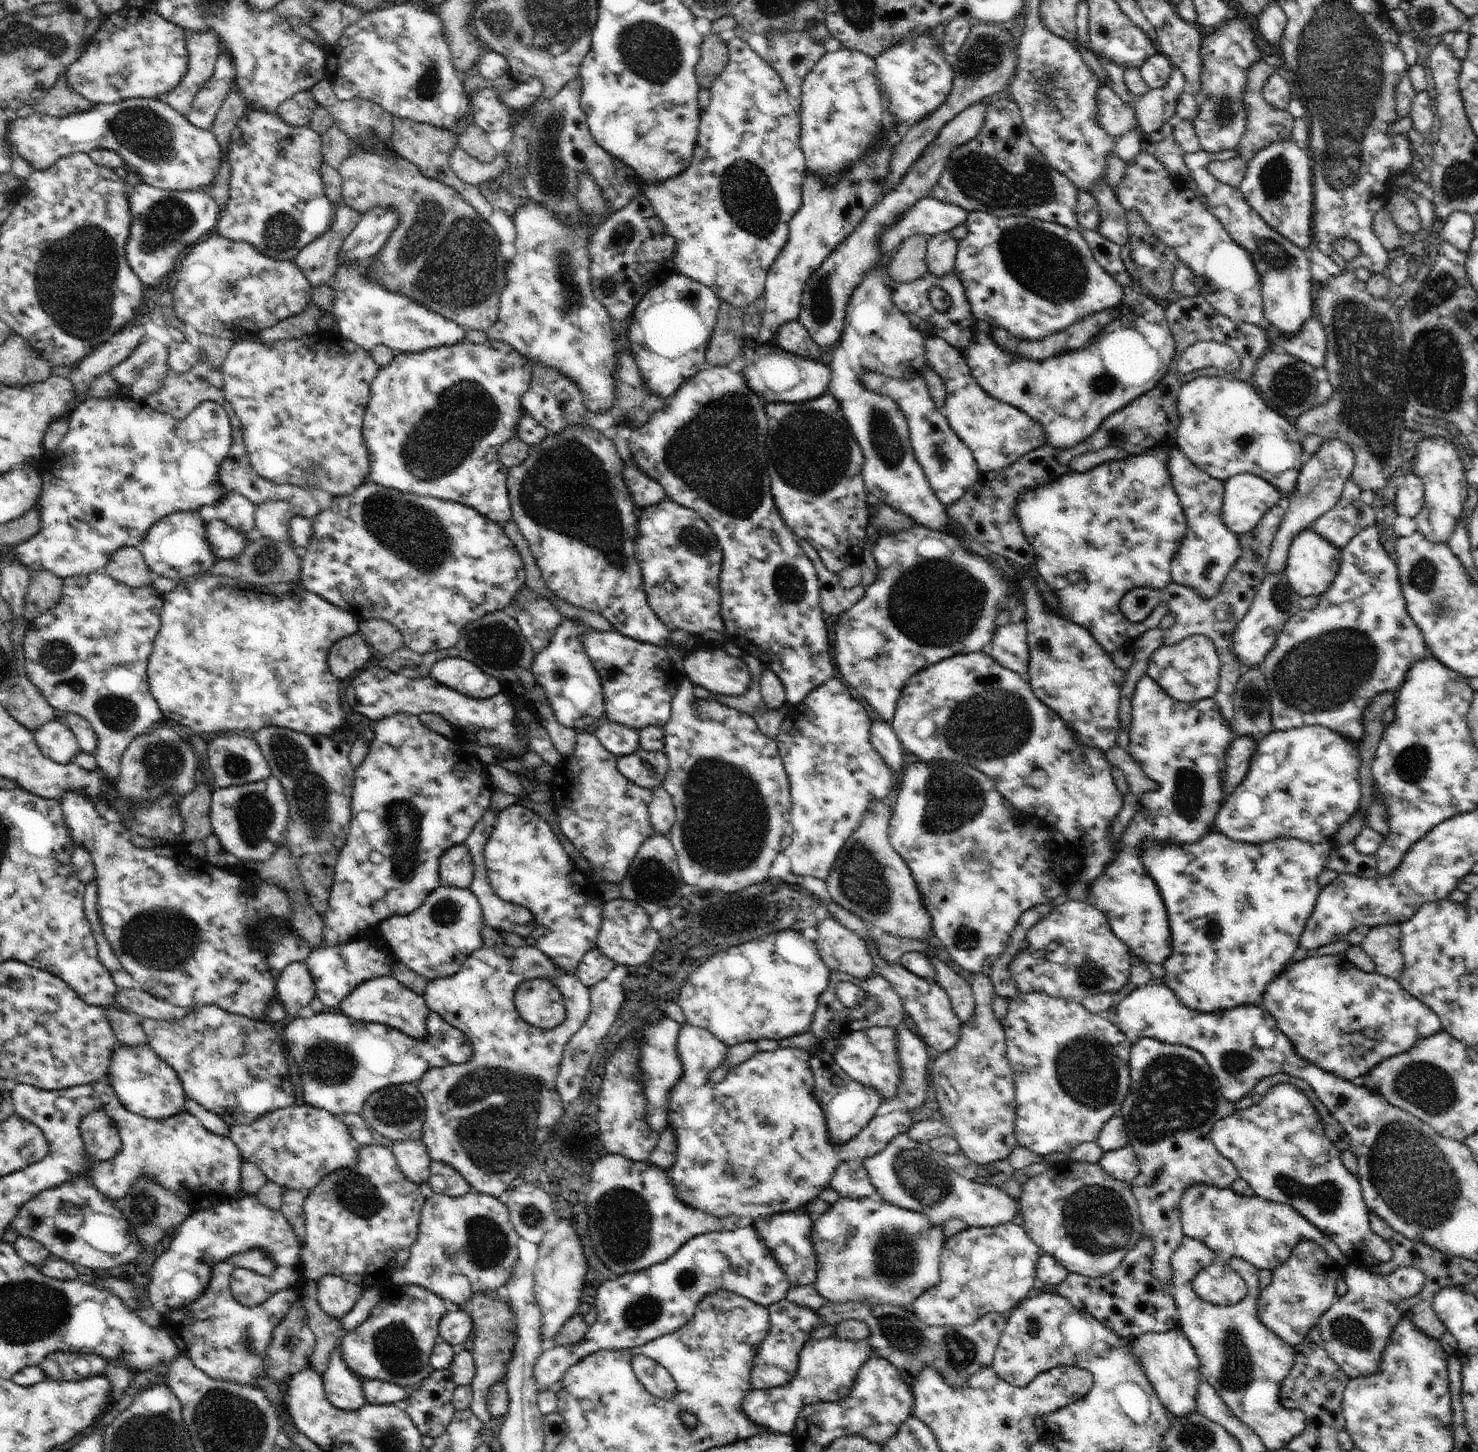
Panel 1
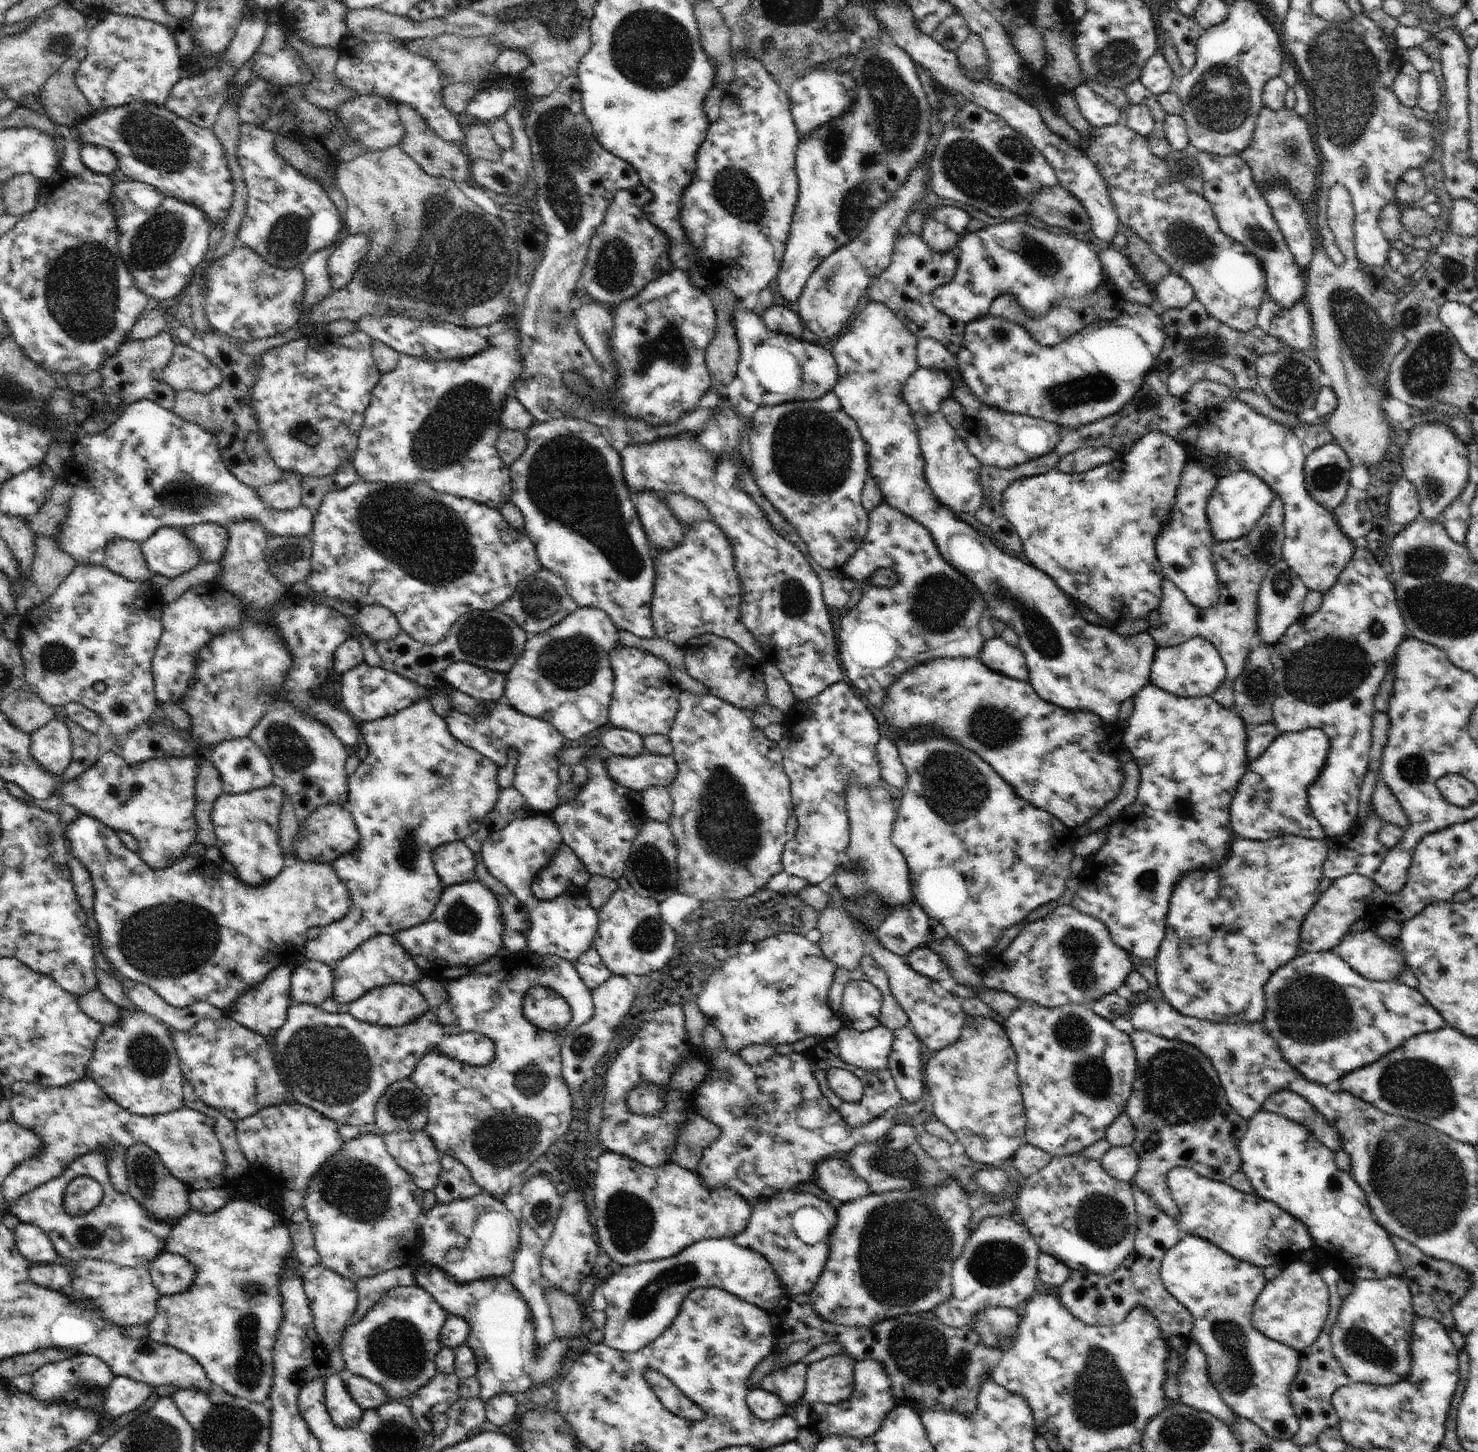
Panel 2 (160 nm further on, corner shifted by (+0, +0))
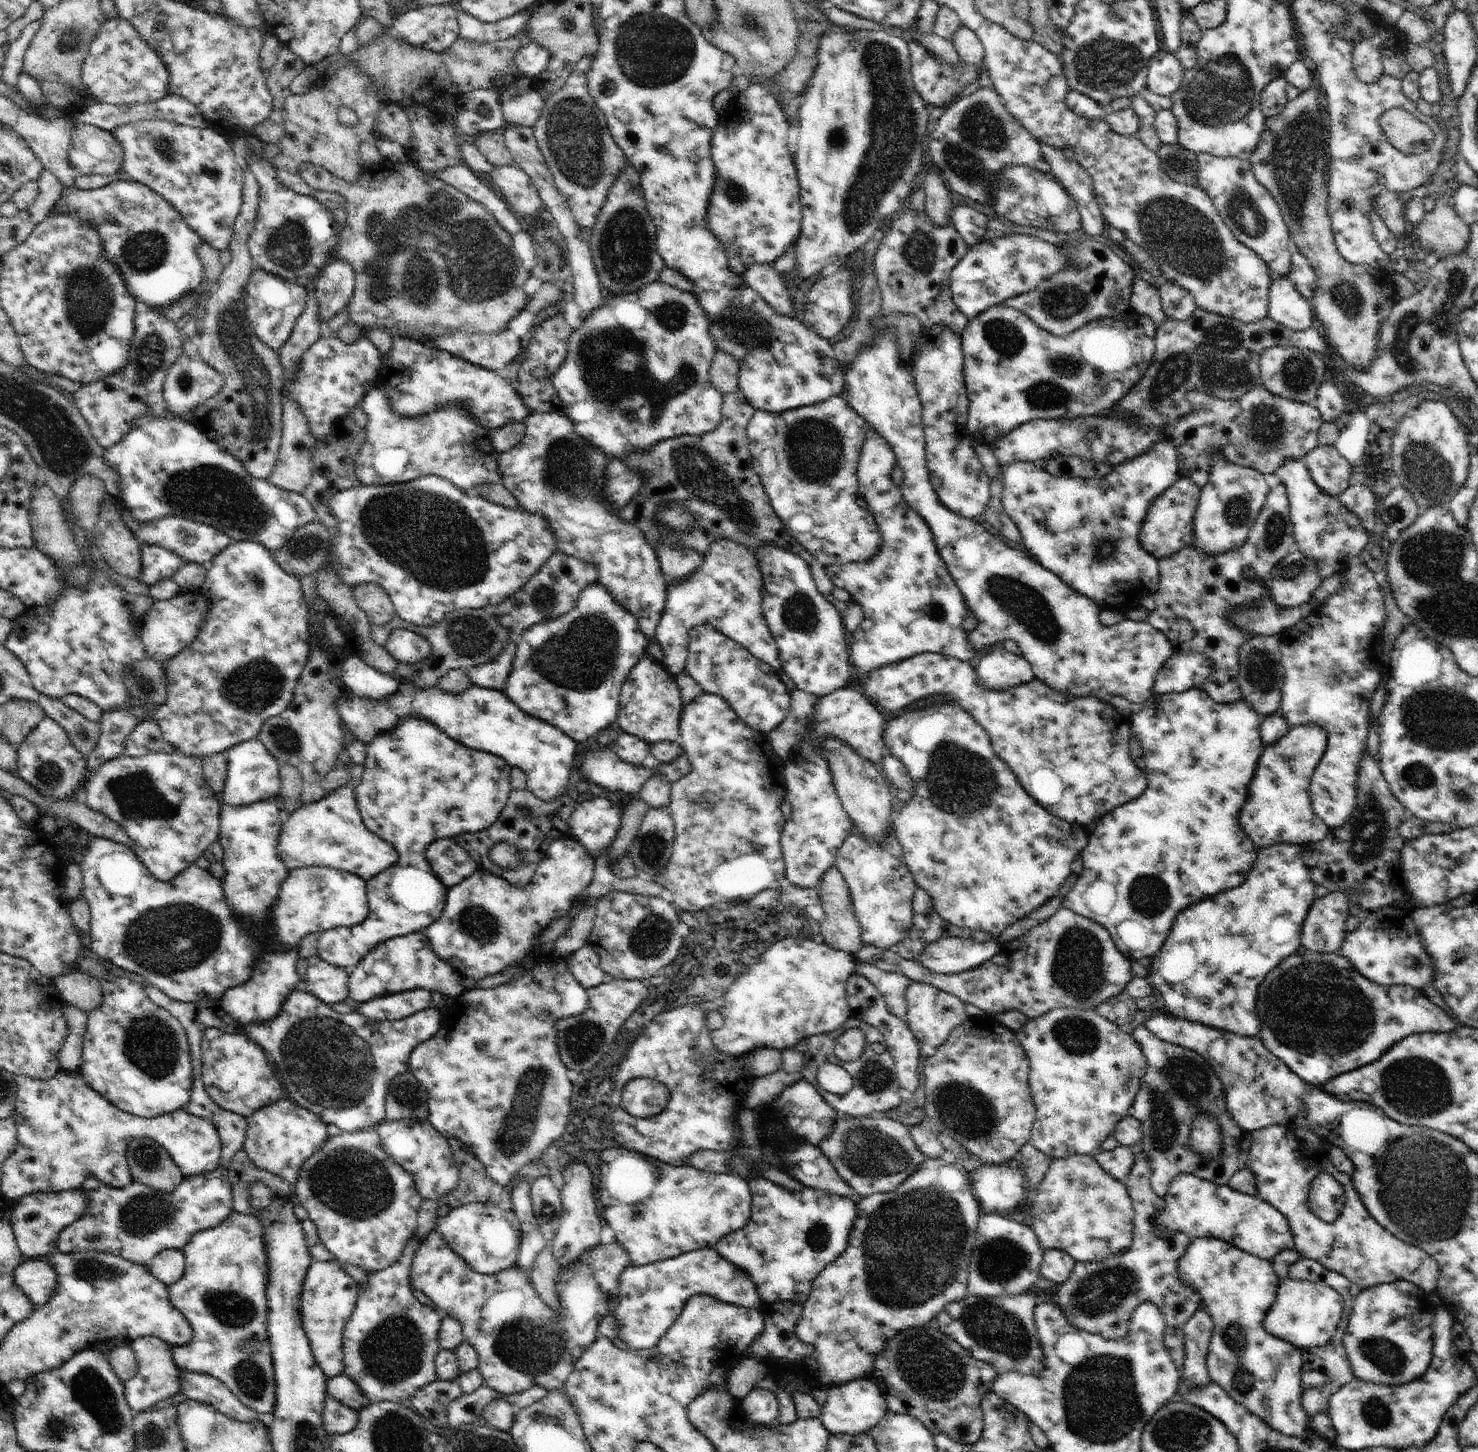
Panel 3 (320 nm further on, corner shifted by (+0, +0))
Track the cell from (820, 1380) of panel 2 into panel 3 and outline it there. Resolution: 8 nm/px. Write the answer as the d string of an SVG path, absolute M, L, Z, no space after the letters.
M754 1388L740 1402L743 1412L752 1423L764 1427L776 1424L779 1416L779 1403L774 1392Z

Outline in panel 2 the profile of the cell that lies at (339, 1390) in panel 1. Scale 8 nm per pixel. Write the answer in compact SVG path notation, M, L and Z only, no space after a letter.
M329 1374L325 1379L323 1390L323 1403L328 1409L332 1422L343 1429L351 1429L356 1426L363 1415L363 1410L352 1400L347 1391L345 1376L341 1374Z

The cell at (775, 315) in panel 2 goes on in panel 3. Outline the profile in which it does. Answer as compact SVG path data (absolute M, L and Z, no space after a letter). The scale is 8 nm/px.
M752 264L743 272L743 280L760 294L778 314L794 318L797 312L793 308L793 302L786 289L785 278L780 276L774 268L770 264L762 264L762 266Z

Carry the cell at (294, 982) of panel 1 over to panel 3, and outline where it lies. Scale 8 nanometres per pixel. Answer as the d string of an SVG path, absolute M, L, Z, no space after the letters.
M317 955L307 961L306 977L299 984L301 991L314 994L320 1002L330 1006L341 1003L349 997L349 970L330 965Z

